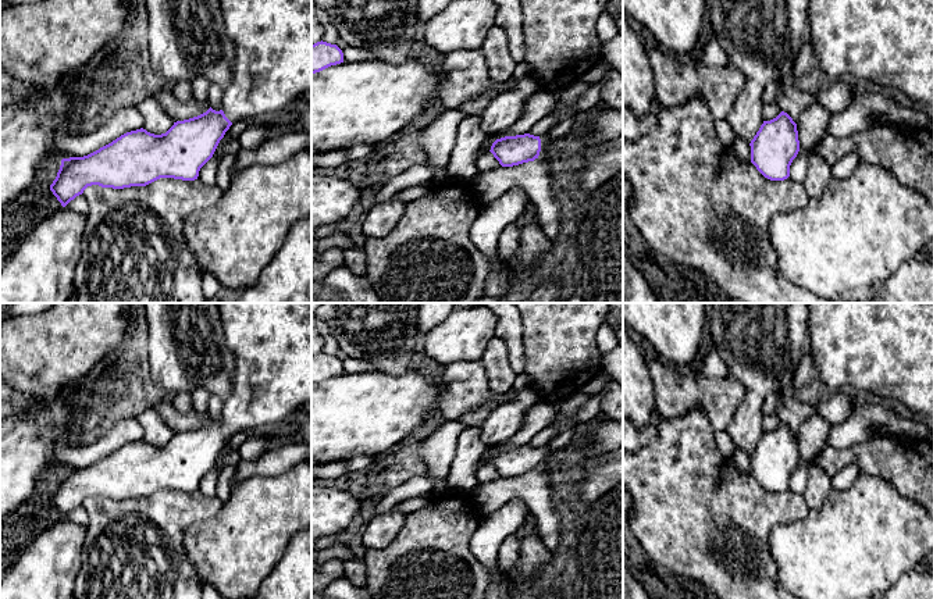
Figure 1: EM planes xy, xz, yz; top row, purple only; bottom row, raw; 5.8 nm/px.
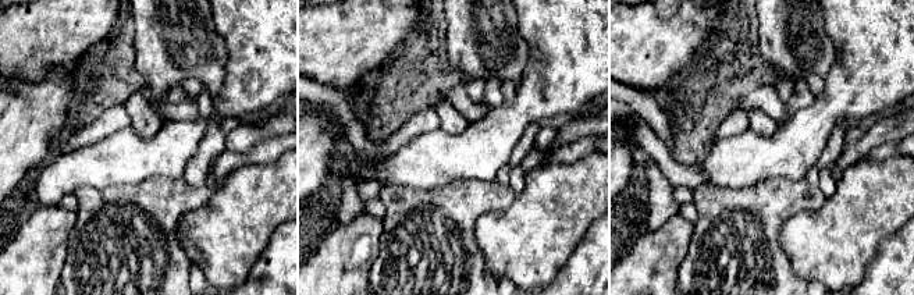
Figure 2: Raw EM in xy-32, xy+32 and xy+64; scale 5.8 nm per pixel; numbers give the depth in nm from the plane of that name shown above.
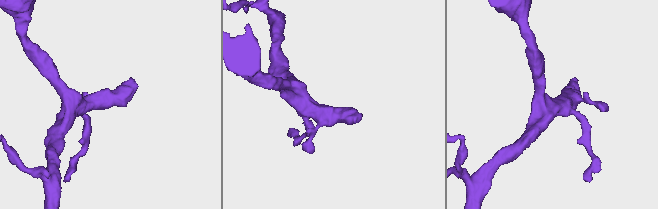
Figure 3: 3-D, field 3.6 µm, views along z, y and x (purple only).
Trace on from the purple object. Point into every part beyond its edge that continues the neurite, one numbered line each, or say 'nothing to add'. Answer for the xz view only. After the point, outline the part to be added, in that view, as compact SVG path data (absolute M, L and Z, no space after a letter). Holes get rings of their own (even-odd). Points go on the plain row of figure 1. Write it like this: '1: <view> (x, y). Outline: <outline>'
1: xz (547, 455). Outline: M539 448L539 450L541 450L541 463L539 463L539 467L538 467L538 468L546 467L548 463L549 463L551 460L553 460L555 456L556 456L556 453L558 453L558 452L555 452L555 453L551 452L548 448Z

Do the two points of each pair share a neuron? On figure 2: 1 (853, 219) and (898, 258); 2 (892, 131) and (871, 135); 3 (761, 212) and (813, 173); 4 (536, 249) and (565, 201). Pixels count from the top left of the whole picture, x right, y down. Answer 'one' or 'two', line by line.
1: two
2: one
3: two
4: one

